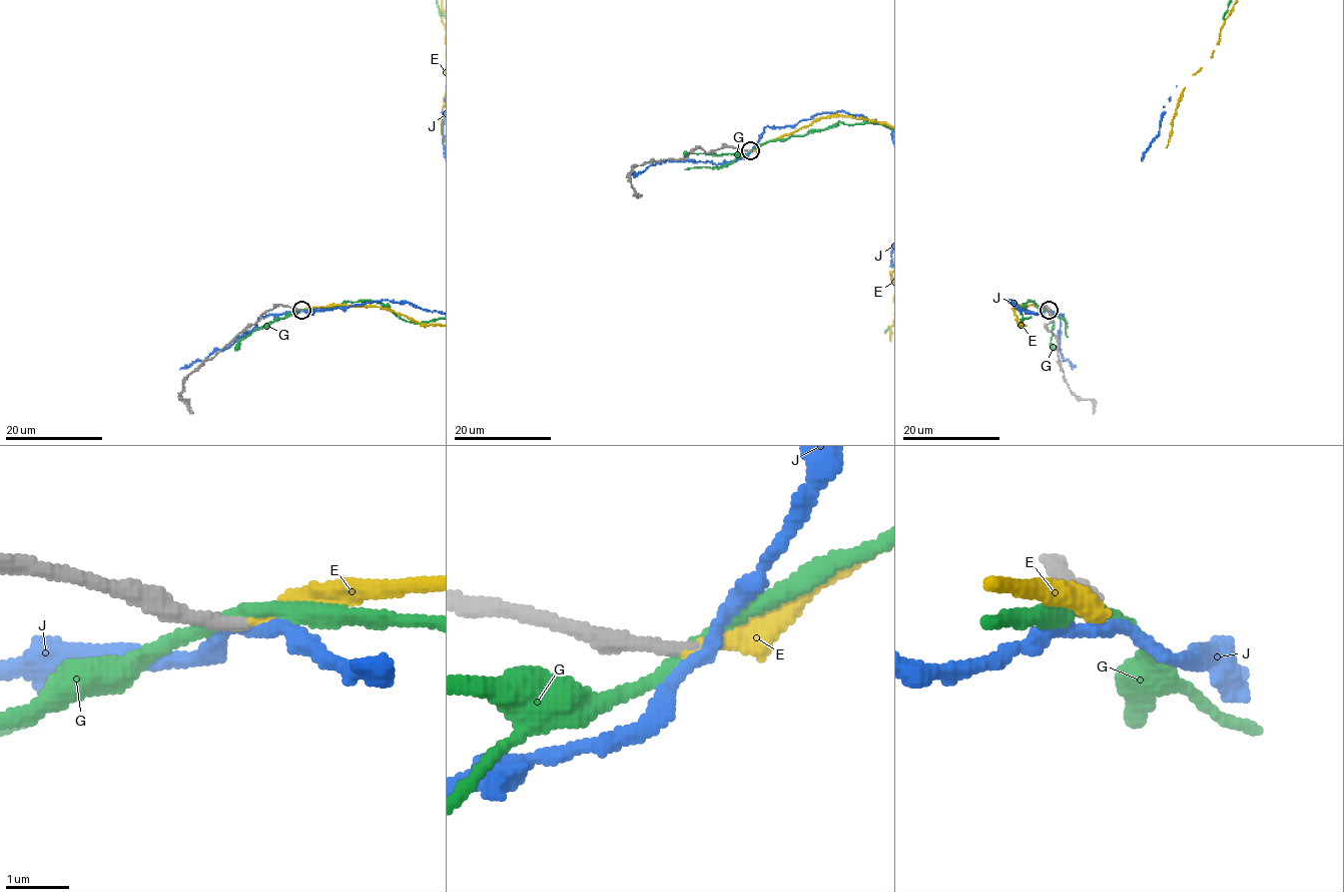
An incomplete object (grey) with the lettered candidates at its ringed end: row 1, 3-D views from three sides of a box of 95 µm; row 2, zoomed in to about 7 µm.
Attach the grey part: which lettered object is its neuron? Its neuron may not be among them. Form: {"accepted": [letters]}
{"accepted": ["E"]}

